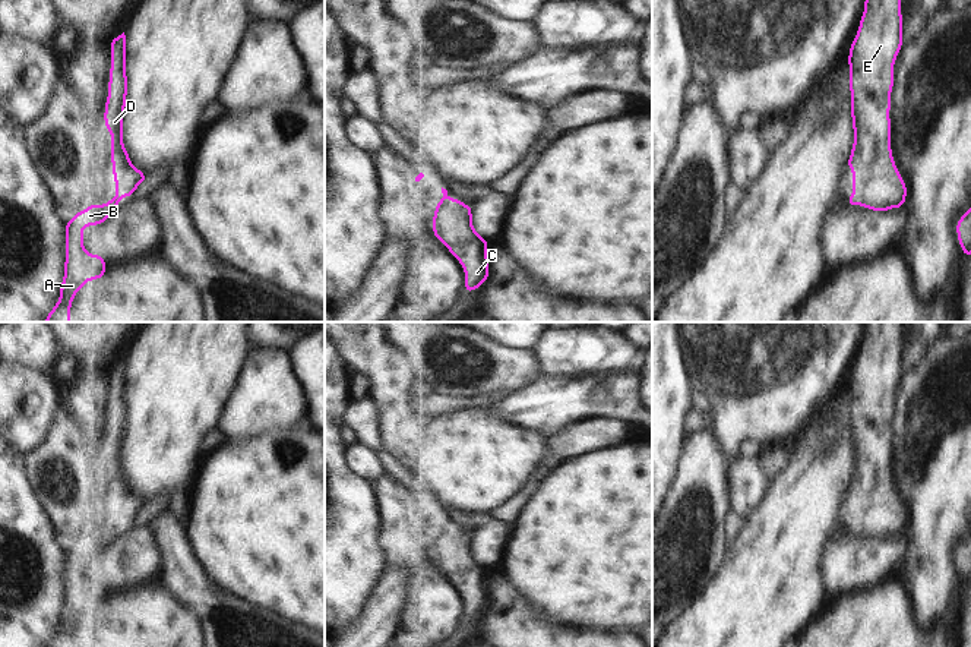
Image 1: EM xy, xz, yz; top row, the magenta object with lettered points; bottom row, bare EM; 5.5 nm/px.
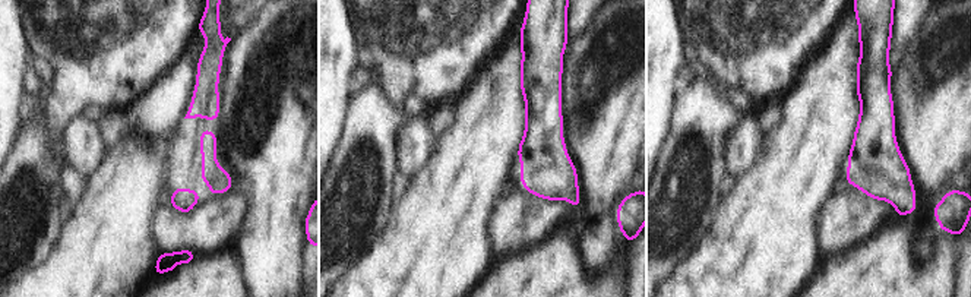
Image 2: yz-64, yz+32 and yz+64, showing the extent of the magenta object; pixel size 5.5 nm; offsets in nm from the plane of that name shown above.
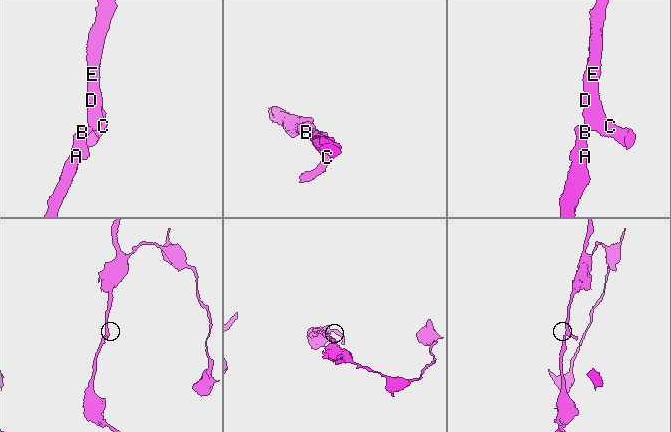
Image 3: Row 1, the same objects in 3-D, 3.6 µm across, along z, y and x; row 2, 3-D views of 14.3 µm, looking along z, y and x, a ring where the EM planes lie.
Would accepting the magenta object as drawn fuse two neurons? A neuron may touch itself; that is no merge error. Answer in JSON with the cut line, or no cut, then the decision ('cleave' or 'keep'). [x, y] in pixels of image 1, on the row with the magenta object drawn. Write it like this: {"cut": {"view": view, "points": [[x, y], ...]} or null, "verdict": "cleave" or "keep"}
{"cut": null, "verdict": "keep"}

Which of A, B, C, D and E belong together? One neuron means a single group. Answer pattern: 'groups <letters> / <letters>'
groups A B C D E

